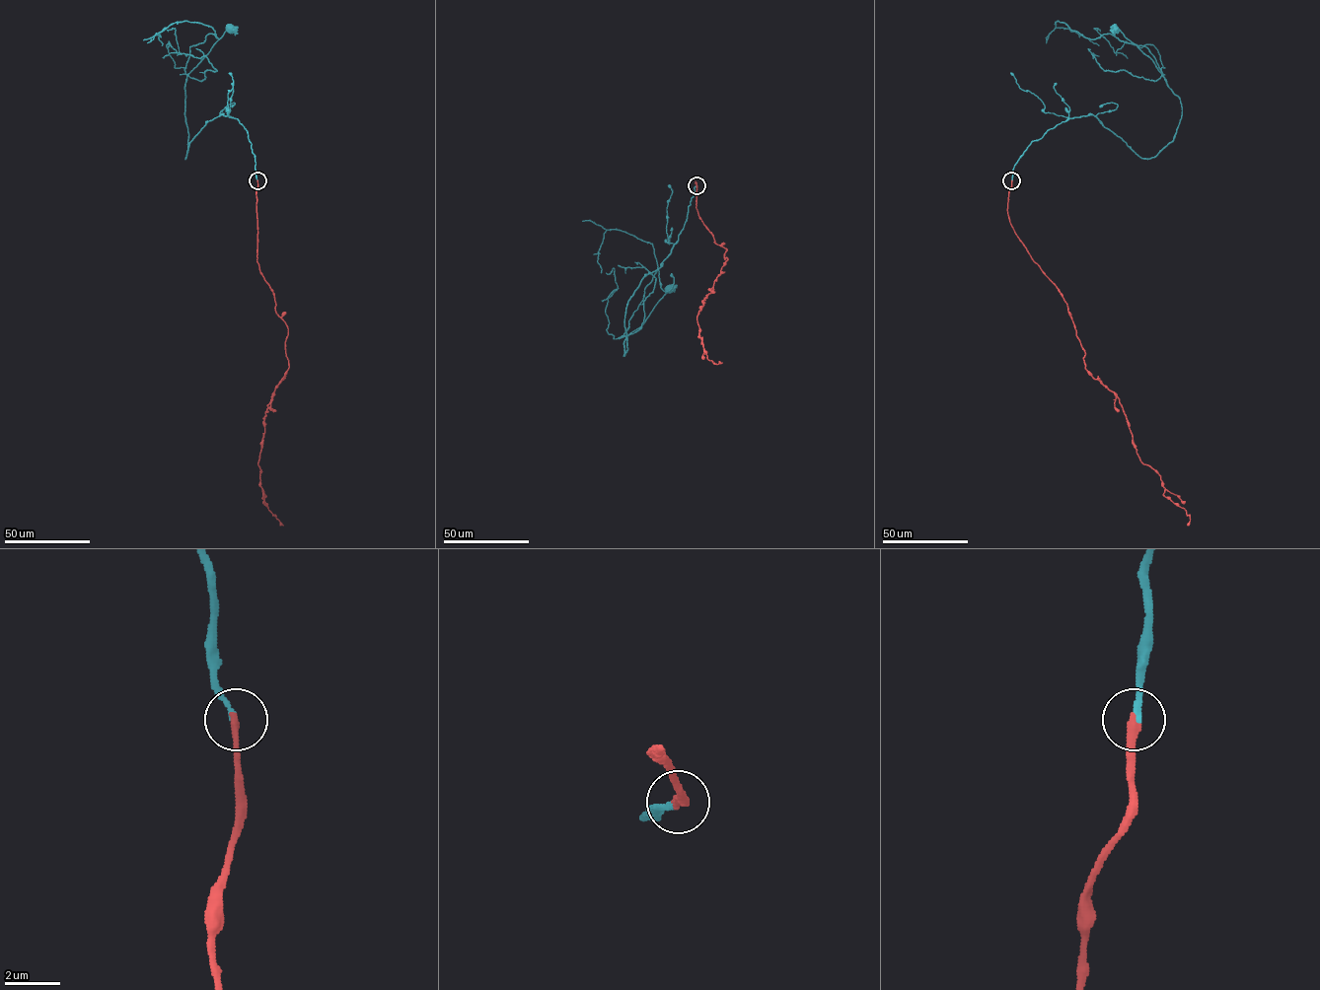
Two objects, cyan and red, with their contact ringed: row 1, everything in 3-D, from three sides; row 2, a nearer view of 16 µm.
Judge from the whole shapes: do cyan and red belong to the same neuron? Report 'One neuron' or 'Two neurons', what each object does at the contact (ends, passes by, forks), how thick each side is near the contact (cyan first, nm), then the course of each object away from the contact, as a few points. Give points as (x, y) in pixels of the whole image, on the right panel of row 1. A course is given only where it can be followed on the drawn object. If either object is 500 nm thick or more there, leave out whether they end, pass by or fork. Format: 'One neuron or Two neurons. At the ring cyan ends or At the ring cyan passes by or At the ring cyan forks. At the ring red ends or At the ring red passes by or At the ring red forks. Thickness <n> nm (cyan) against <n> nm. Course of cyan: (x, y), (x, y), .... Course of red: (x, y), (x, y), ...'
One neuron. At the ring cyan ends. At the ring red ends. Thickness 200 nm (cyan) against 280 nm. Course of cyan: (1011, 180), (1030, 143), (1074, 117), (1093, 114), (1142, 158), (1172, 140), (1180, 99), (1115, 30). Course of red: (1011, 180), (1010, 224), (1066, 303), (1085, 368), (1119, 399), (1139, 459), (1188, 525)

